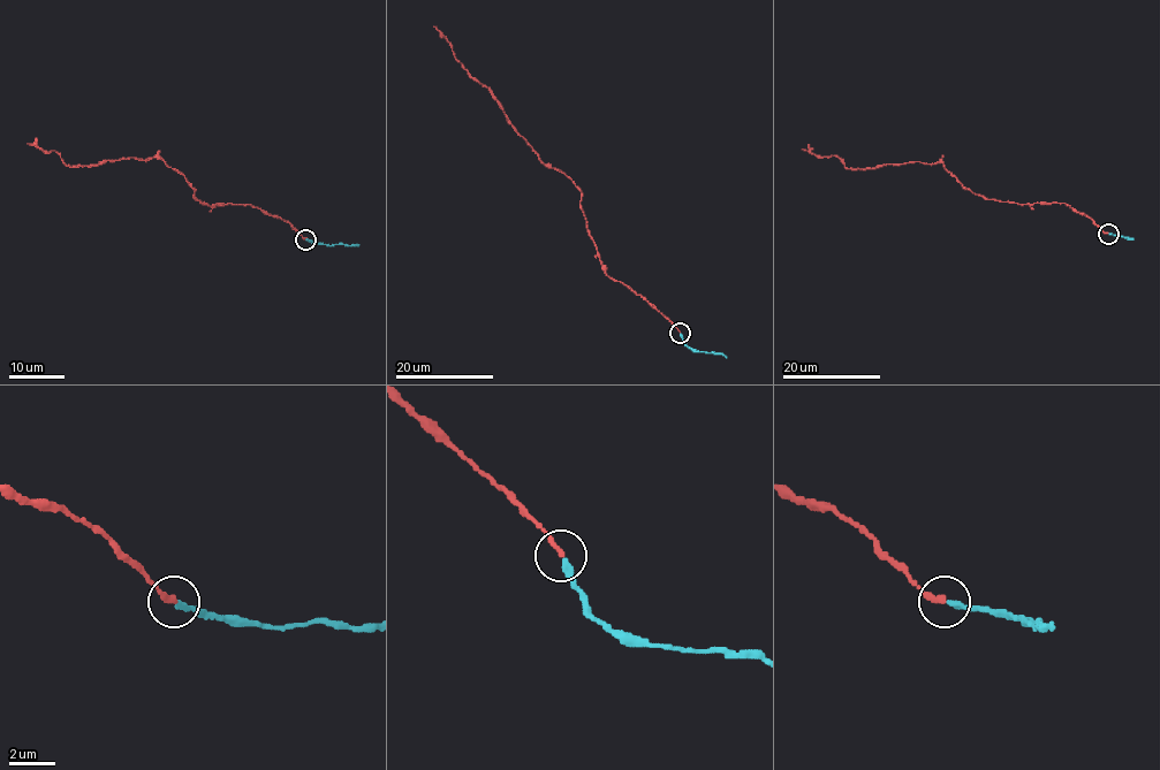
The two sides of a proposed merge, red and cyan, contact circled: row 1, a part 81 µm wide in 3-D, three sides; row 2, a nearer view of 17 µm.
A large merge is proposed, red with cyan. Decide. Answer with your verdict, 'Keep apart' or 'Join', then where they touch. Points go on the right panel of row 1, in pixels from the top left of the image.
Join. Place: (1108, 234)

